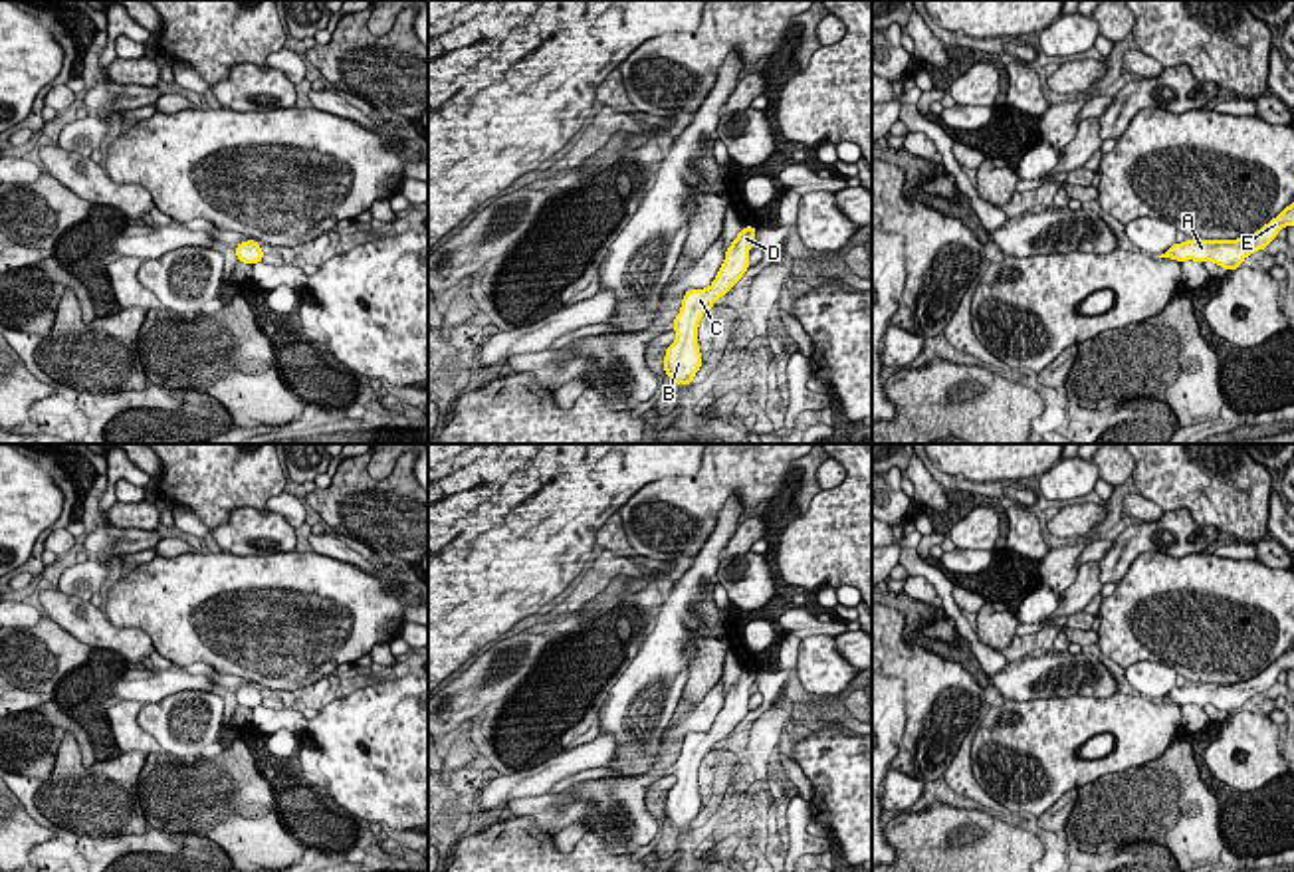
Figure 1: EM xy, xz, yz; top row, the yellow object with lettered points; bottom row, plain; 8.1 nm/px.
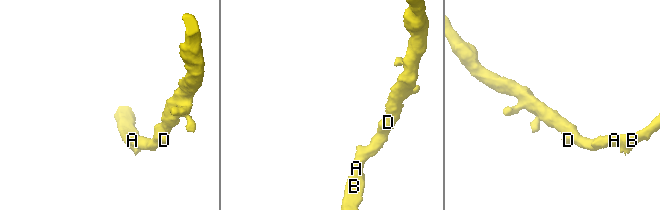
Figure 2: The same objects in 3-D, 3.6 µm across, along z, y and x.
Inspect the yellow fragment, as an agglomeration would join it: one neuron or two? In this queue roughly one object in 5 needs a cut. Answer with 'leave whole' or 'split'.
leave whole

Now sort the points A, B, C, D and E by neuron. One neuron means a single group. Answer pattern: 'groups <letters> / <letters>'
groups A B C D E

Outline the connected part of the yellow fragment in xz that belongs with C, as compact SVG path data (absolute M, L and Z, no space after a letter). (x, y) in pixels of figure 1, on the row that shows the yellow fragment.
M745 226L725 252L725 262L719 268L713 283L705 289L688 289L682 299L682 309L672 321L676 341L666 349L664 371L674 384L692 384L694 375L701 367L698 347L698 325L701 315L725 295L739 277L749 270L749 246L755 240L755 226Z

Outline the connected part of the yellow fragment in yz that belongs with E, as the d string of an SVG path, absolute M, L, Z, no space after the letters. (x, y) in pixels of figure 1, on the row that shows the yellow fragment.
M1294 202L1286 206L1274 220L1262 226L1258 232L1239 238L1239 240L1187 240L1183 244L1173 244L1159 258L1173 258L1177 262L1195 260L1205 262L1211 260L1221 268L1237 270L1246 256L1256 250L1264 250L1274 238L1278 238L1278 230L1282 226L1294 224Z

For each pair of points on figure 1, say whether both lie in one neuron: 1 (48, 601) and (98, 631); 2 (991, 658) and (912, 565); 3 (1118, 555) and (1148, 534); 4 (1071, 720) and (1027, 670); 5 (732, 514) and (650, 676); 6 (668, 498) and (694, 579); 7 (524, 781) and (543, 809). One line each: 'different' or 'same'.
1: same
2: same
3: same
4: different
5: same
6: different
7: different

